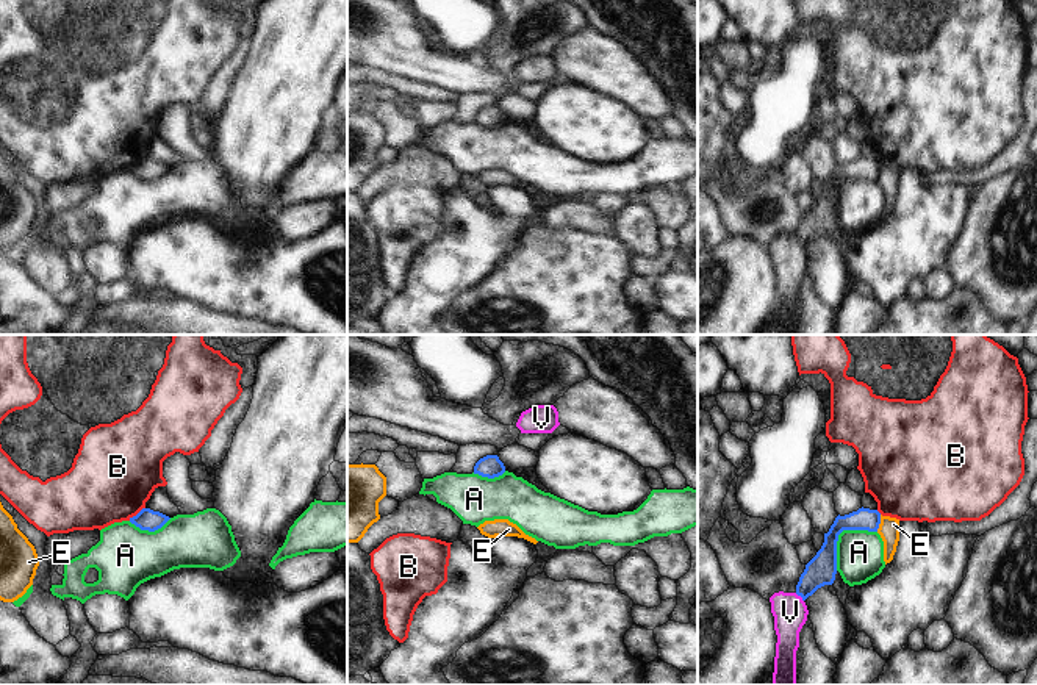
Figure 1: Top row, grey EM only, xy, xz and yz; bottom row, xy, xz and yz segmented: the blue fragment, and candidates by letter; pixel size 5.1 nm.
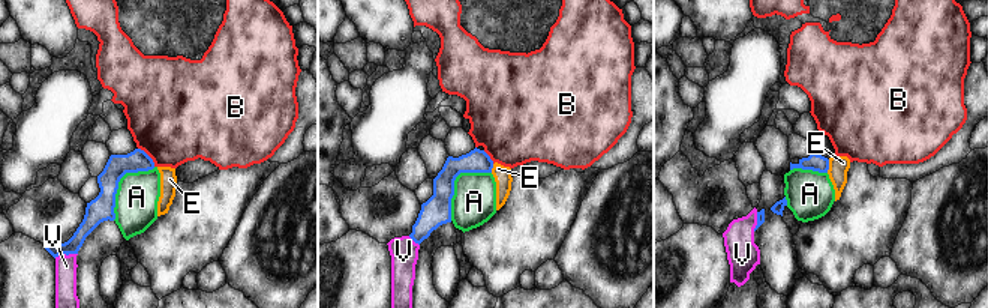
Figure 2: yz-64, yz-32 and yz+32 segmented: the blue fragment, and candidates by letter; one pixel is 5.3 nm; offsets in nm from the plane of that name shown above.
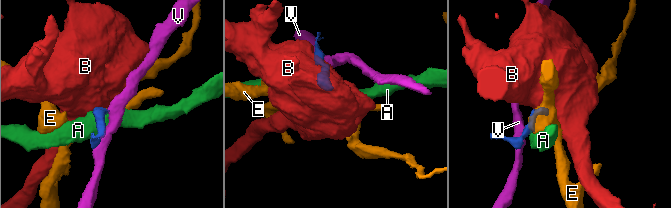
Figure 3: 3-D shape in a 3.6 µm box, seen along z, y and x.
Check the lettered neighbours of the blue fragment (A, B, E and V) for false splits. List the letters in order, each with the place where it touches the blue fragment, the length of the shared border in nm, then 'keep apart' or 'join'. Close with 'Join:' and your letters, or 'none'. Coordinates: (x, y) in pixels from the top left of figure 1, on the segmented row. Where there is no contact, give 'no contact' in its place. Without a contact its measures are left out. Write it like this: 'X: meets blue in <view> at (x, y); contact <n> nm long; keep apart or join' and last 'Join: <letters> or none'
A: meets blue in yz at (840, 532); contact 300 nm long; keep apart
B: meets blue in xy at (138, 513); contact 110 nm long; keep apart
E: meets blue in yz at (879, 523); contact 90 nm long; keep apart
V: meets blue in yz at (800, 595); contact 60 nm long; keep apart
Join: none

